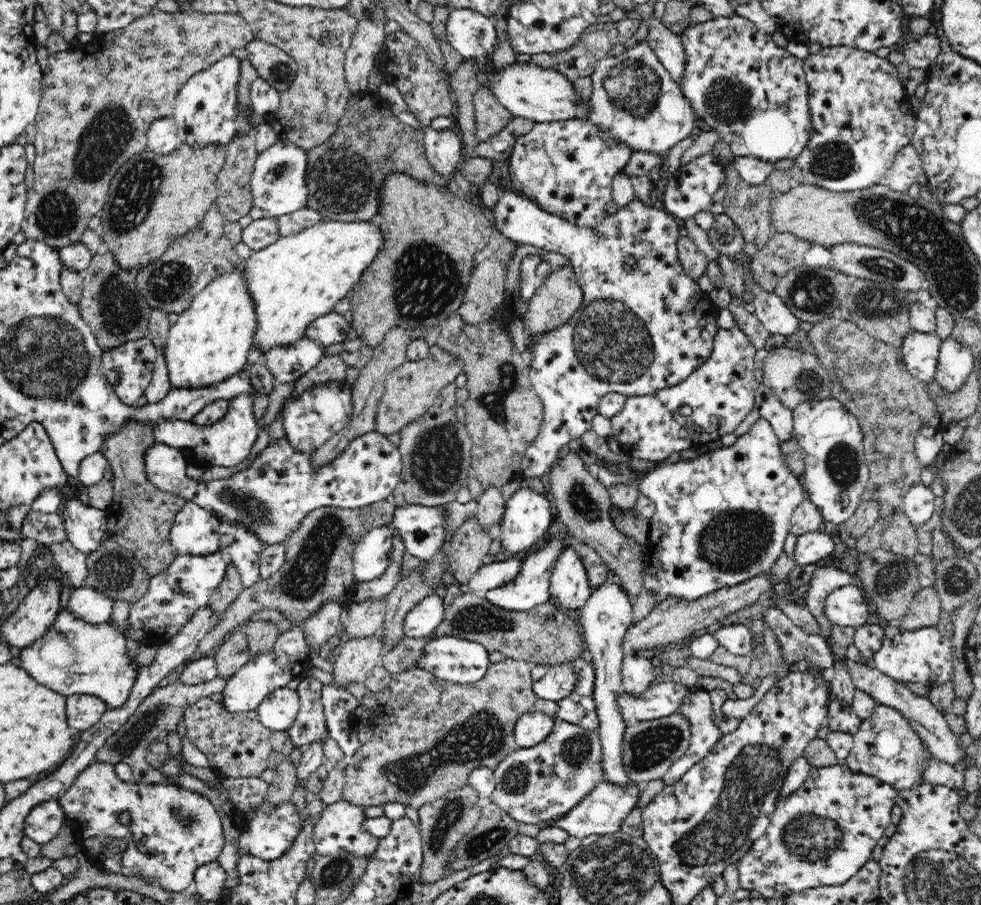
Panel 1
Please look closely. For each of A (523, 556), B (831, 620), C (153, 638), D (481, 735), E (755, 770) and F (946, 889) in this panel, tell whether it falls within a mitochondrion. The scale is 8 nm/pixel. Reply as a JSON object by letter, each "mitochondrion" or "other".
{"A":"other","B":"other","C":"other","D":"mitochondrion","E":"mitochondrion","F":"mitochondrion"}

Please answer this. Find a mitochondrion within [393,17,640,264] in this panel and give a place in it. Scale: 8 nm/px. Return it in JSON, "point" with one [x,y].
{"point":[480,36]}

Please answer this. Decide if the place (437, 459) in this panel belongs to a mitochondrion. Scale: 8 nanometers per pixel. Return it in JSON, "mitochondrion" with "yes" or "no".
{"mitochondrion":"yes"}

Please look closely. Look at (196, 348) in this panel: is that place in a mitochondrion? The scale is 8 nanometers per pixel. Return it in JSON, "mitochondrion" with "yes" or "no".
{"mitochondrion":"no"}

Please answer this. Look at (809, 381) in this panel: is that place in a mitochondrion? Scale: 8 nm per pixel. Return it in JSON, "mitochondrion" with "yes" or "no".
{"mitochondrion":"yes"}

